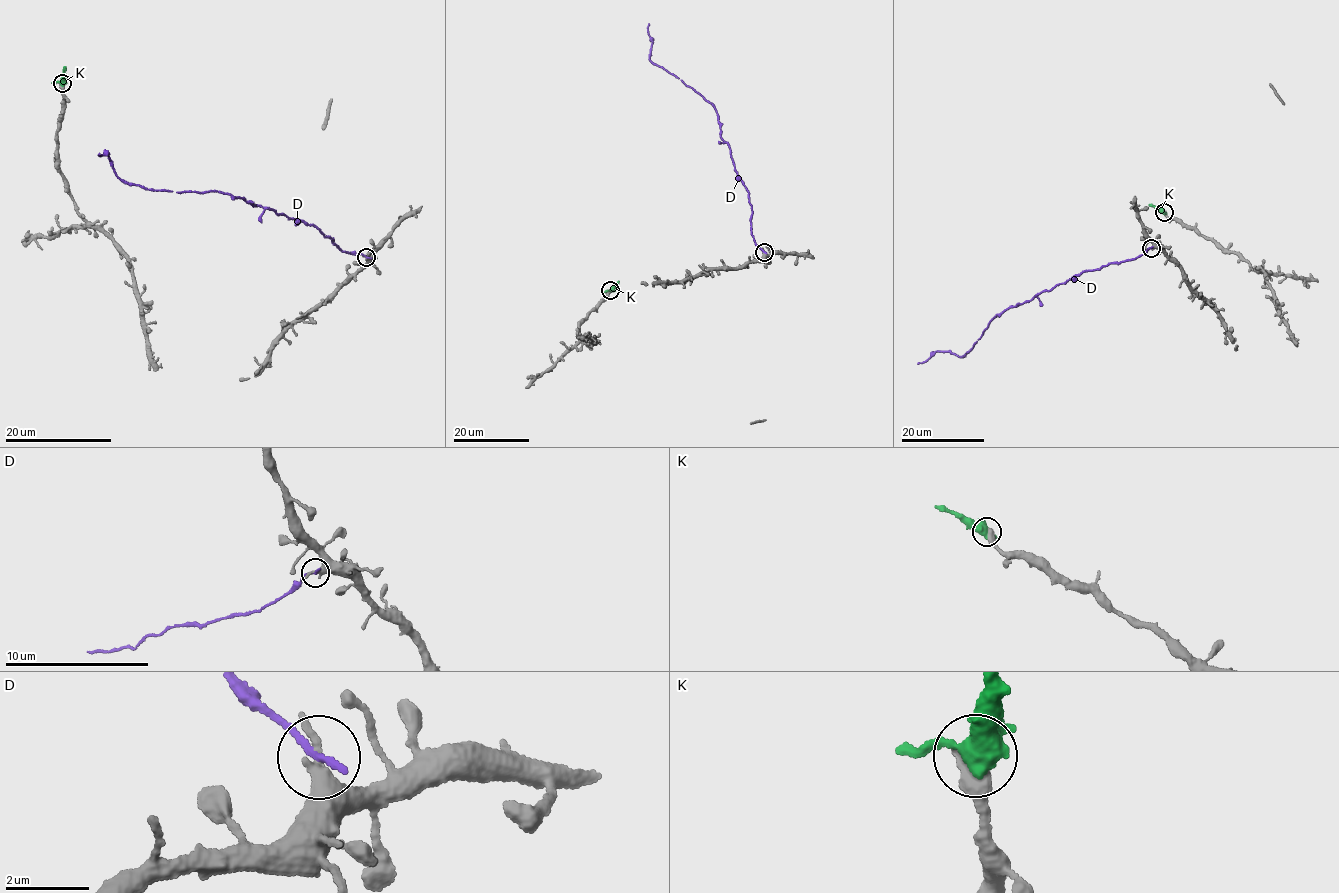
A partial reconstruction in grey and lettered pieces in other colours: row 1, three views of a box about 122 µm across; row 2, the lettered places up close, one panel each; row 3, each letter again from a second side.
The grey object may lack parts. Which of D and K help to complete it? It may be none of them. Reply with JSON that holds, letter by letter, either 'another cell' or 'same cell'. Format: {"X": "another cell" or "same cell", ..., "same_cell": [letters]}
{"D": "another cell", "K": "same cell", "same_cell": ["K"]}

